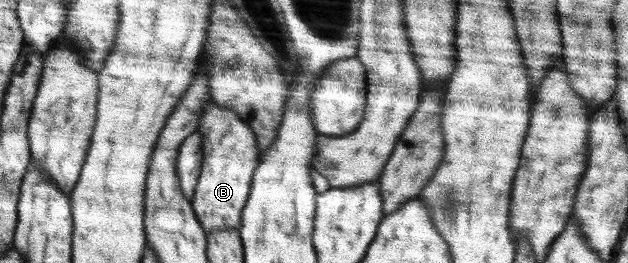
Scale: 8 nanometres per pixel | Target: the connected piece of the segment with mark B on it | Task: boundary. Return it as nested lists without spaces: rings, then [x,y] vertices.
[[[215,101],[207,103],[198,131],[205,140],[205,166],[193,206],[209,234],[231,228],[239,230],[241,215],[251,194],[253,175],[260,162],[257,138],[249,124],[243,122],[233,109],[227,109]]]

